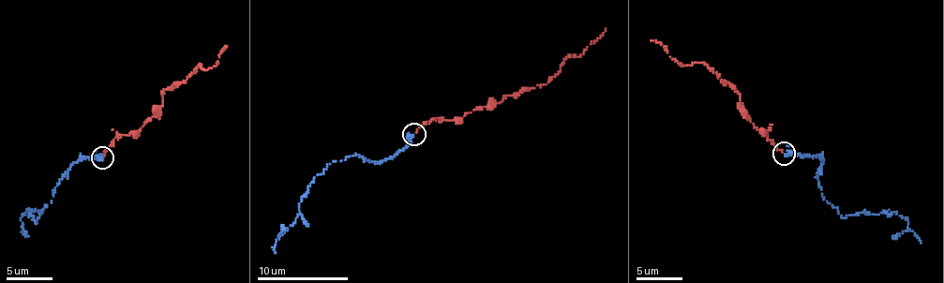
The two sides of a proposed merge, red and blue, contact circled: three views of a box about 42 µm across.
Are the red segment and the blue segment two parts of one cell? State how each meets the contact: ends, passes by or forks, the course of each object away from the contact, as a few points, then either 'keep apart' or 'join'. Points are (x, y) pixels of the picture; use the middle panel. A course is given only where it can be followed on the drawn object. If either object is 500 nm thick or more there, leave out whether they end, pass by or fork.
red ends there; blue passes by; red runs (416, 132), (432, 118), (459, 120), (506, 96), (546, 84), (560, 71), (560, 65), (580, 54), (606, 28); blue runs (413, 135), (401, 150), (380, 161), (350, 156), (333, 161), (311, 182), (296, 218), (278, 235), (275, 253); join

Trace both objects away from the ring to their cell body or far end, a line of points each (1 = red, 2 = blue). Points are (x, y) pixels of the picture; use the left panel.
1: (103, 156), (112, 141), (144, 125), (162, 104), (163, 91), (201, 64), (216, 66), (226, 46)
2: (102, 158), (80, 160), (55, 187), (52, 202), (45, 207), (35, 223), (29, 208), (21, 218), (26, 236)

